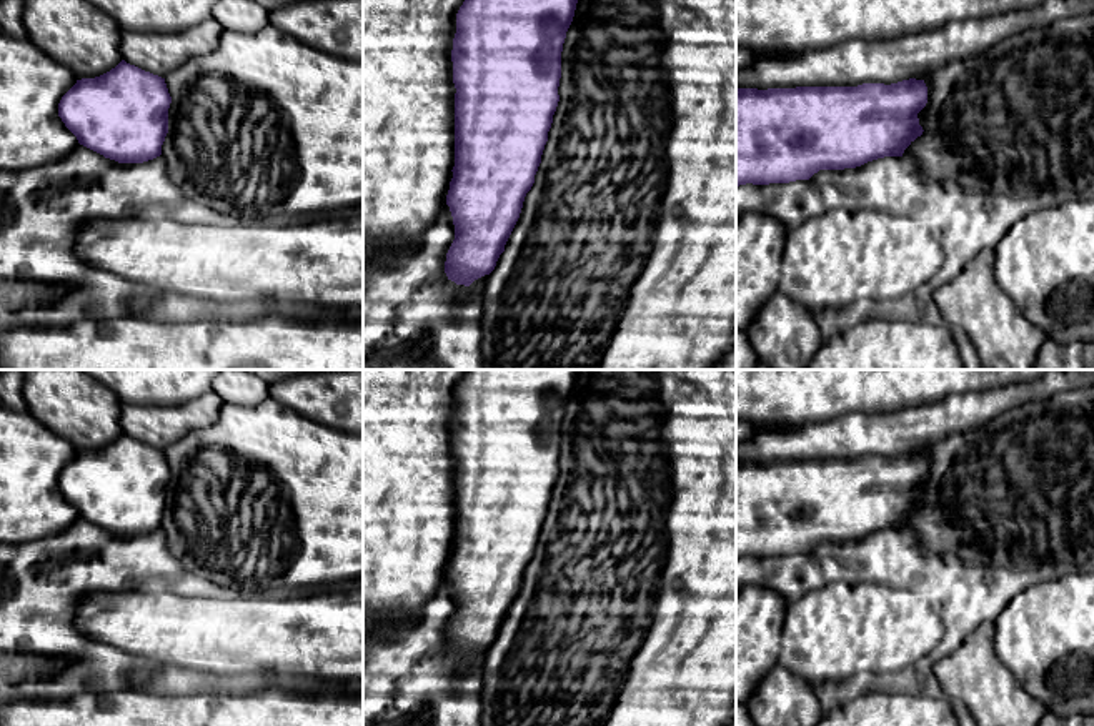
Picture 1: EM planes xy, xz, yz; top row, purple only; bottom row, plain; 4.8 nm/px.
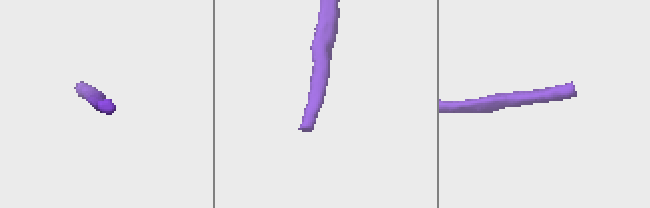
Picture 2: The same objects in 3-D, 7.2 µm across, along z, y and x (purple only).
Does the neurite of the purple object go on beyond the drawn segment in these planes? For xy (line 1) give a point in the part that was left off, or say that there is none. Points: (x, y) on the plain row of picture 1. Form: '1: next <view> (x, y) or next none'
1: next none

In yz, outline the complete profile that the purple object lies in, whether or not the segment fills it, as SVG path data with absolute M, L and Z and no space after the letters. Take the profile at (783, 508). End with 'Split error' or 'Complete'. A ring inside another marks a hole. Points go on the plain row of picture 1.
M916 451L891 458L736 461L736 559L809 553L819 543L903 530L924 505L917 486L926 476L927 460Z. Complete

